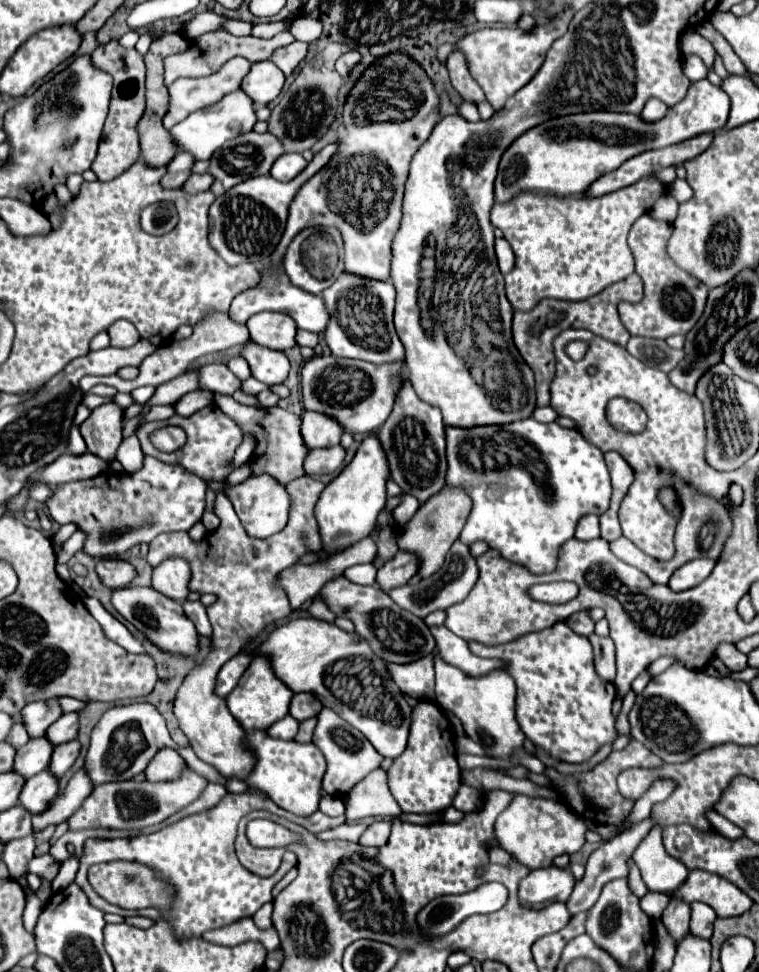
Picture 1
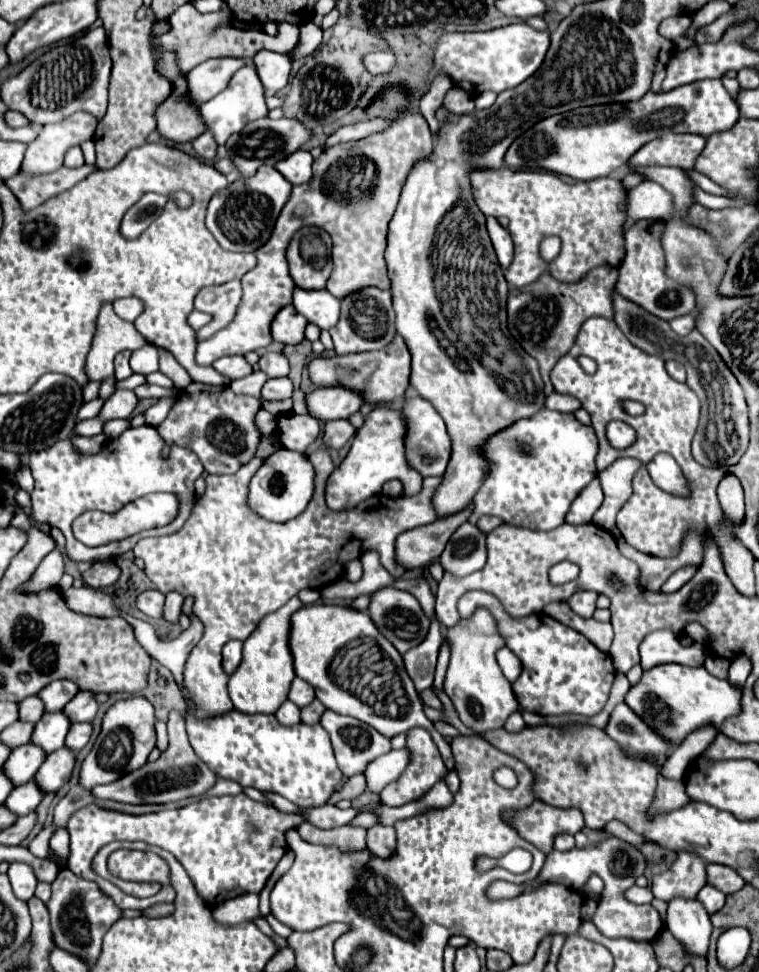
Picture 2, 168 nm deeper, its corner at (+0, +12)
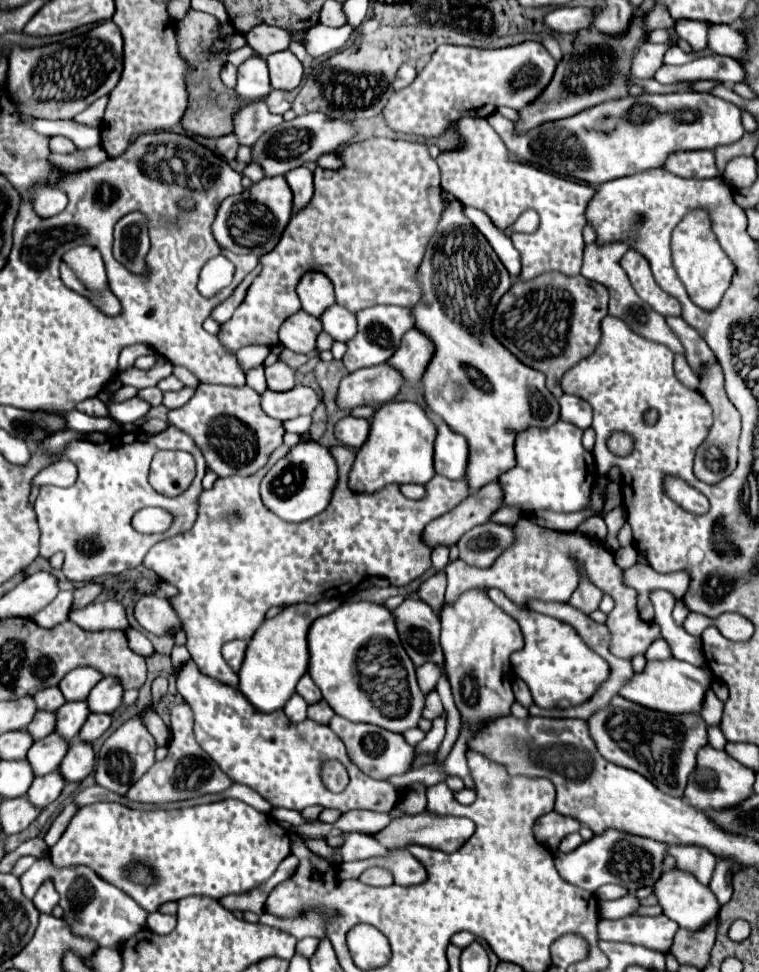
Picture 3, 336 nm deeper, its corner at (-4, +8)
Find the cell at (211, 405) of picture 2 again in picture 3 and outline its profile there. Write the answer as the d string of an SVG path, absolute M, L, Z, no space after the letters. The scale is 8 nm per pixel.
M199 384L191 400L167 414L169 424L189 434L205 456L207 468L217 476L251 476L263 468L275 448L283 444L283 426L279 420L261 412L259 394L249 388L225 388L213 384Z

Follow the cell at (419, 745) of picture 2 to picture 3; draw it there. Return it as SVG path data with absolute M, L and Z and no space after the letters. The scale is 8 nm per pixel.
M421 782L411 784L403 792L403 796L395 804L395 808L401 810L403 814L409 814L409 816L421 814L421 812L425 812L425 804L427 804L427 796L425 794L427 794L427 786L425 784L421 784Z

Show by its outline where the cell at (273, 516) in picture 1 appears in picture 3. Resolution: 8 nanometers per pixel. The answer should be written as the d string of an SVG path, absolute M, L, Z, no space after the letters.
M317 442L297 444L261 480L261 500L281 520L303 522L325 510L325 506L331 500L335 482L337 482L337 466L329 450L319 446Z

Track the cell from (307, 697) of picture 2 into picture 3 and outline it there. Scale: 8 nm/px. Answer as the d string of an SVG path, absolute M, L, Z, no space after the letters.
M305 674L299 684L297 684L297 694L307 702L307 704L315 704L321 700L321 690L313 684L313 680L309 678L309 674Z

